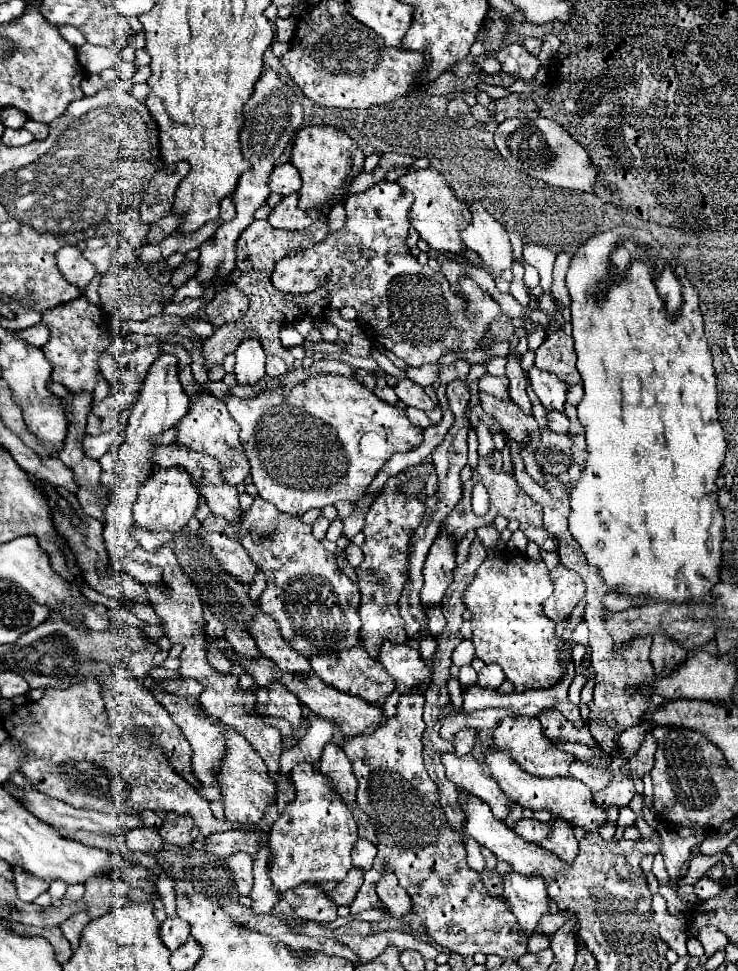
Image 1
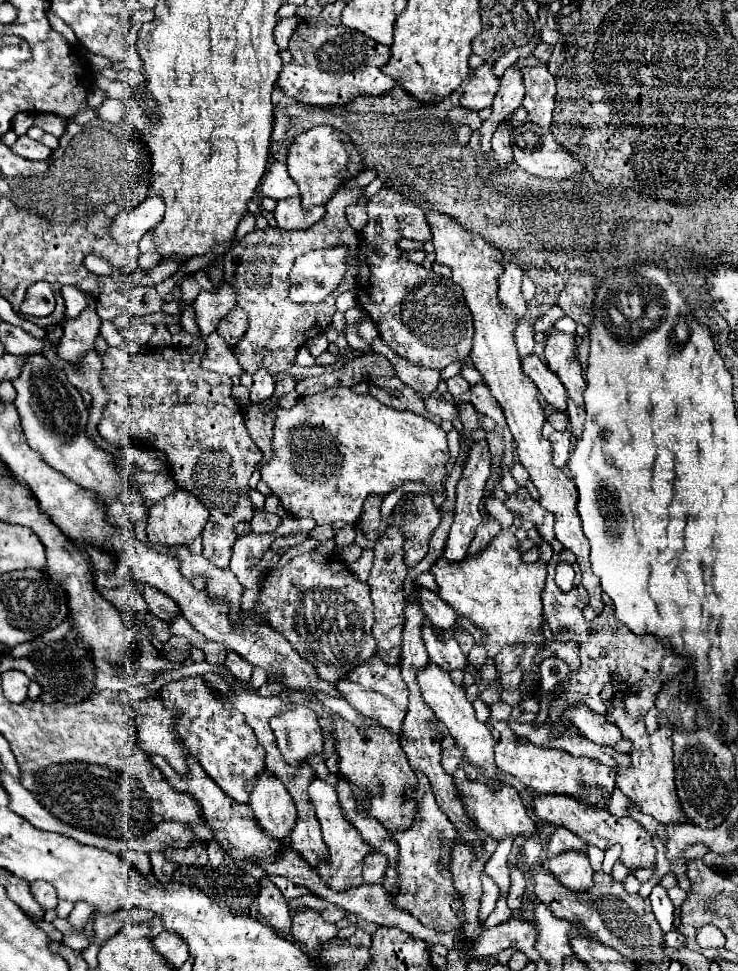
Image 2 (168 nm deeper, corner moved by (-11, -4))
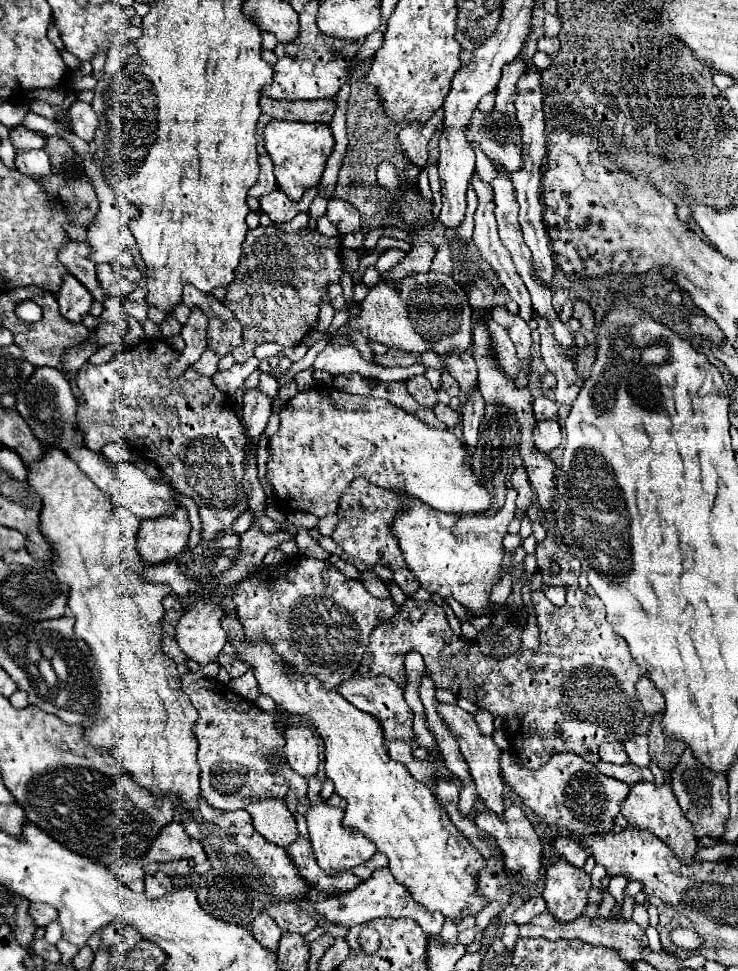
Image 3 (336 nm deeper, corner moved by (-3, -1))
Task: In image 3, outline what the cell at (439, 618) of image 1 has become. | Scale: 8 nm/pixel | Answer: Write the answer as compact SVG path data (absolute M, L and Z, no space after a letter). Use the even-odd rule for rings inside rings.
M357 478L351 486L349 492L345 492L345 496L341 496L341 504L337 510L339 516L339 524L335 528L335 532L331 534L331 538L345 550L345 554L349 558L359 558L365 564L383 564L387 568L393 570L393 580L399 584L399 588L405 592L407 598L411 598L419 588L419 580L409 572L405 560L403 560L403 552L397 544L397 538L393 536L393 520L395 516L399 516L403 500L407 494L403 492L389 492L389 490L381 490L373 484L369 484L365 478Z

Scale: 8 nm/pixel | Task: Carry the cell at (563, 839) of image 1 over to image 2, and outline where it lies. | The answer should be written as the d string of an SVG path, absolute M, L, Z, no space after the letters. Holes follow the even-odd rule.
M567 851L549 861L549 873L555 875L573 893L583 893L593 887L593 869L585 853Z

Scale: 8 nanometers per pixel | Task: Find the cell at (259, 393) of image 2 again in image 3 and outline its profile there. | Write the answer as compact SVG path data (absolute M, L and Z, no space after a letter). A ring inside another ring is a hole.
M249 388L243 394L243 418L249 428L249 436L253 438L253 444L257 444L259 436L263 434L267 420L271 416L271 398L263 396L259 388Z

